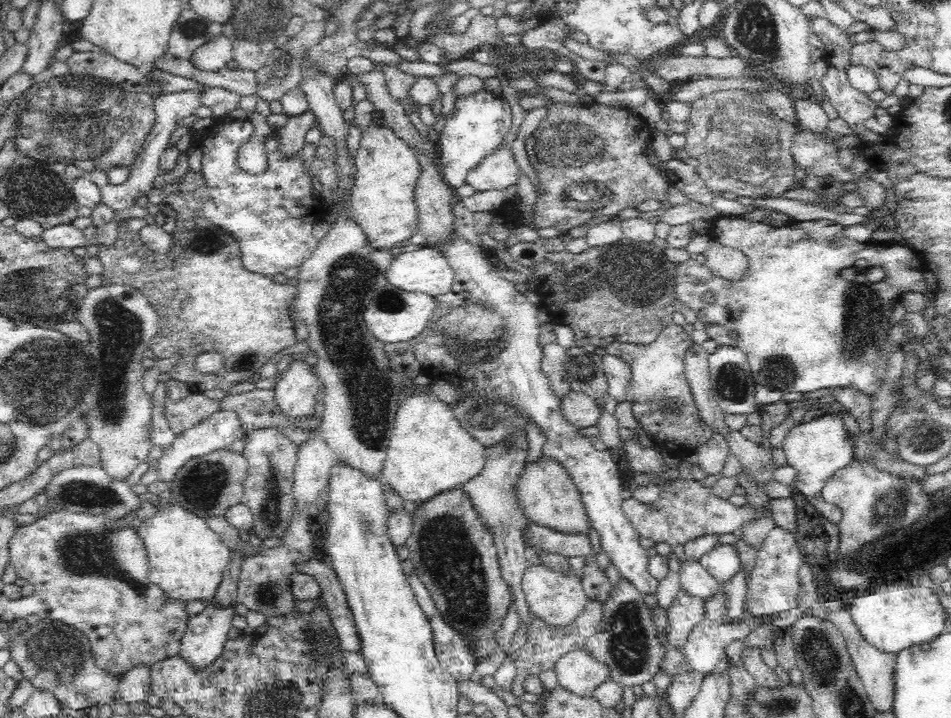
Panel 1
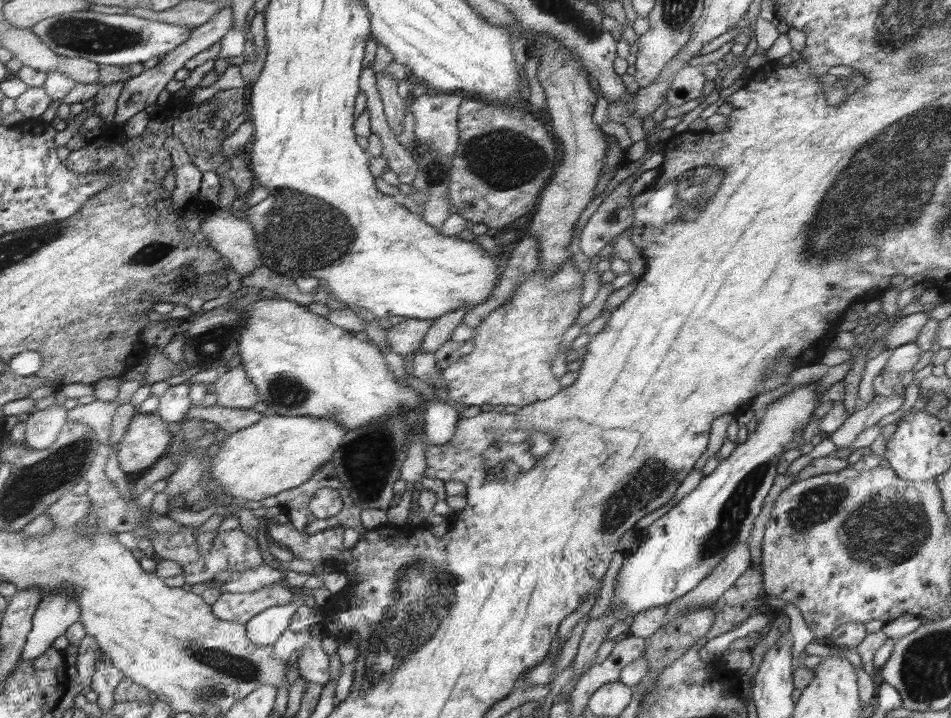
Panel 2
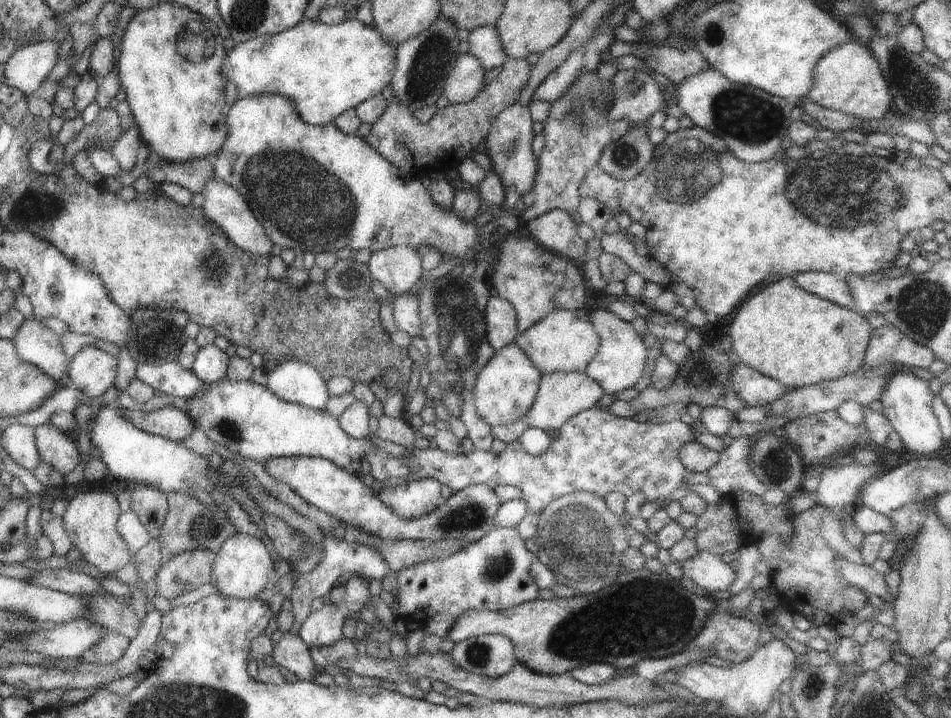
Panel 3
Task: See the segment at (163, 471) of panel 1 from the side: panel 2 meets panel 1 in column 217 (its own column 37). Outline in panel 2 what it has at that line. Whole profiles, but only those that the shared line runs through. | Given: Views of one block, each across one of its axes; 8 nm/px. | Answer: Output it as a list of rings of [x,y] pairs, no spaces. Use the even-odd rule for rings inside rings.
[[[52,404],[44,410],[32,412],[25,422],[25,443],[34,450],[44,450],[56,442],[60,431],[68,423],[65,406]]]

